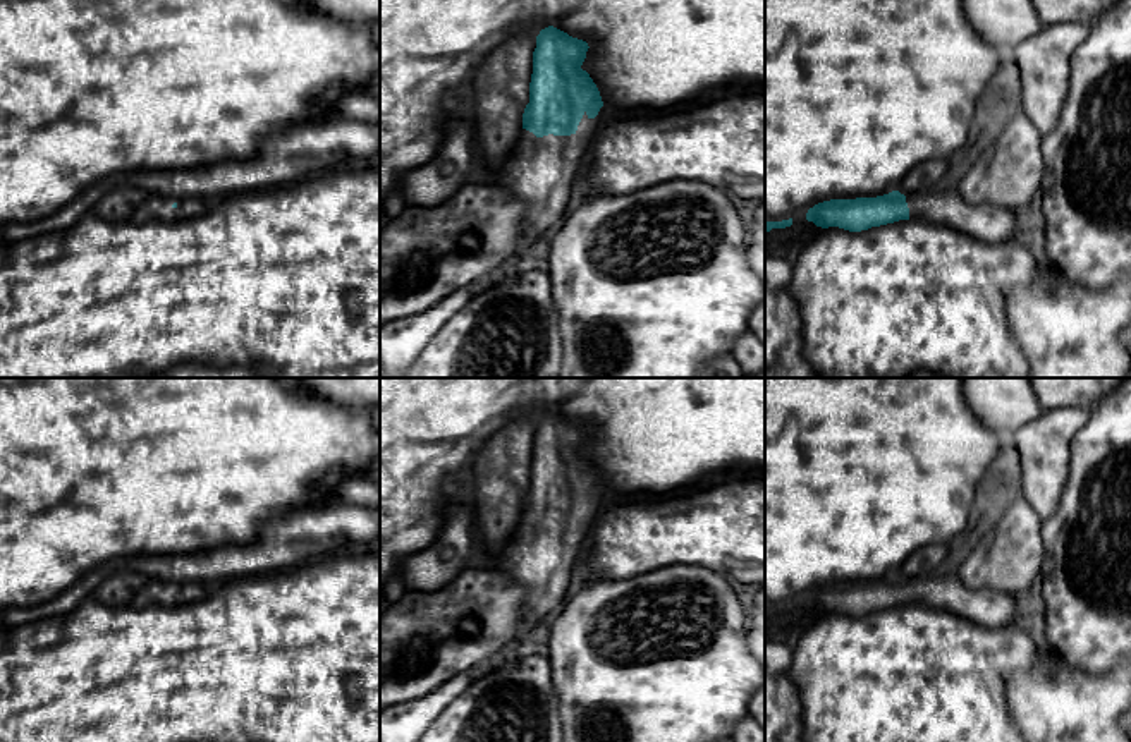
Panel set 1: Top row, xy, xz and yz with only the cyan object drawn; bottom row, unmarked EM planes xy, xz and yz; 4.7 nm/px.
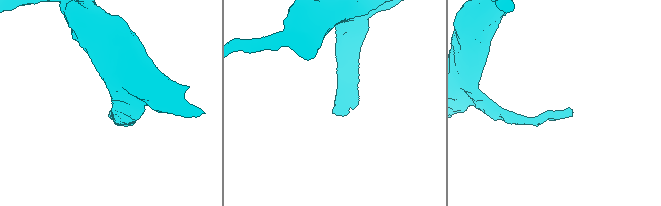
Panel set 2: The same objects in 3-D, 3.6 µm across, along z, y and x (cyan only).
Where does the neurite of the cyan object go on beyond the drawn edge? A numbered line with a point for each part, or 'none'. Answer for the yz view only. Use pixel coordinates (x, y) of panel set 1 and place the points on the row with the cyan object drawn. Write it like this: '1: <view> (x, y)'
1: yz (987, 224)

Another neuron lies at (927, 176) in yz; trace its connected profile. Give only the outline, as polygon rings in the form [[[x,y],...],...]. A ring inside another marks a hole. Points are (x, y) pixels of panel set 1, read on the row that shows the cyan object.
[[[930,158],[913,167],[899,182],[897,191],[904,196],[932,192],[944,180],[949,158]]]

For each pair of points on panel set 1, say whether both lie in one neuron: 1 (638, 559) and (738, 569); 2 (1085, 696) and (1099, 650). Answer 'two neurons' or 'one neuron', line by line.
1: one neuron
2: two neurons

